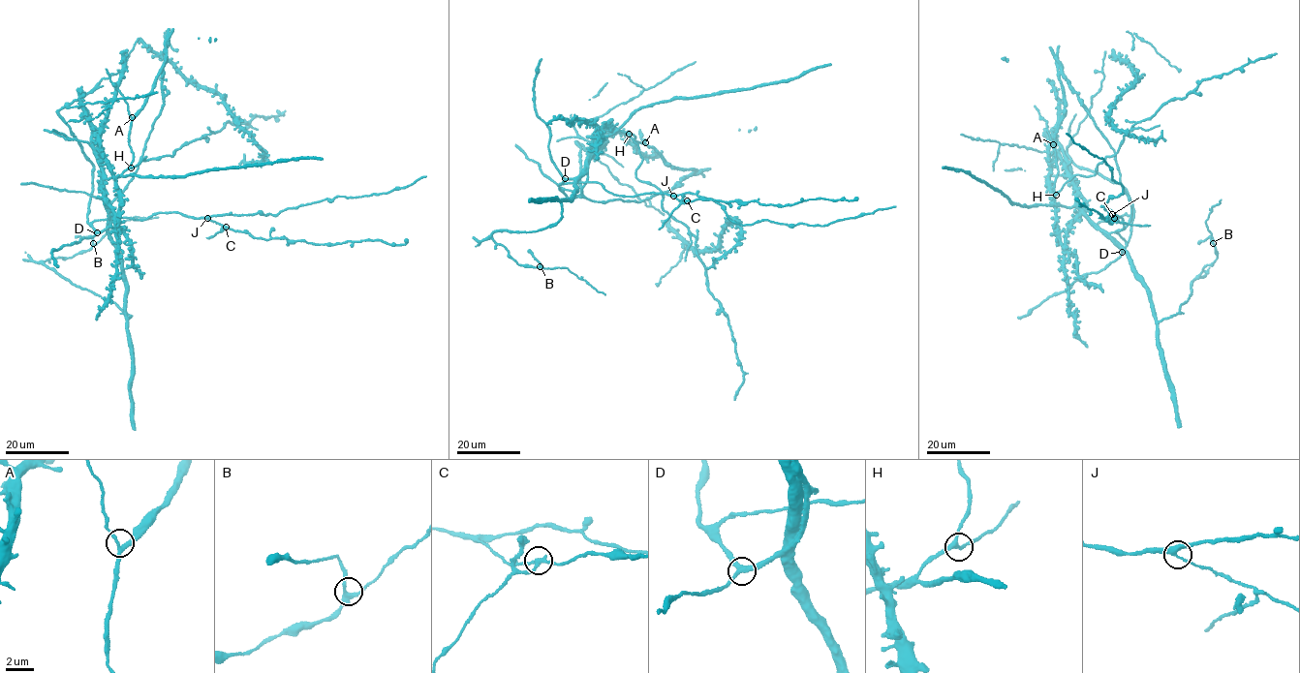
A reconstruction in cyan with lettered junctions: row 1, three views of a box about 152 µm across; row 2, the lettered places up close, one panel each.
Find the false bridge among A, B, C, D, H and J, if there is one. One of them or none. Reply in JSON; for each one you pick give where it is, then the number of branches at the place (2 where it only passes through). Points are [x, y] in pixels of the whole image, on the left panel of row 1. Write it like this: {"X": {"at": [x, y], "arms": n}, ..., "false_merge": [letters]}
{"C": {"at": [226, 227], "arms": 3}, "false_merge": ["C"]}

